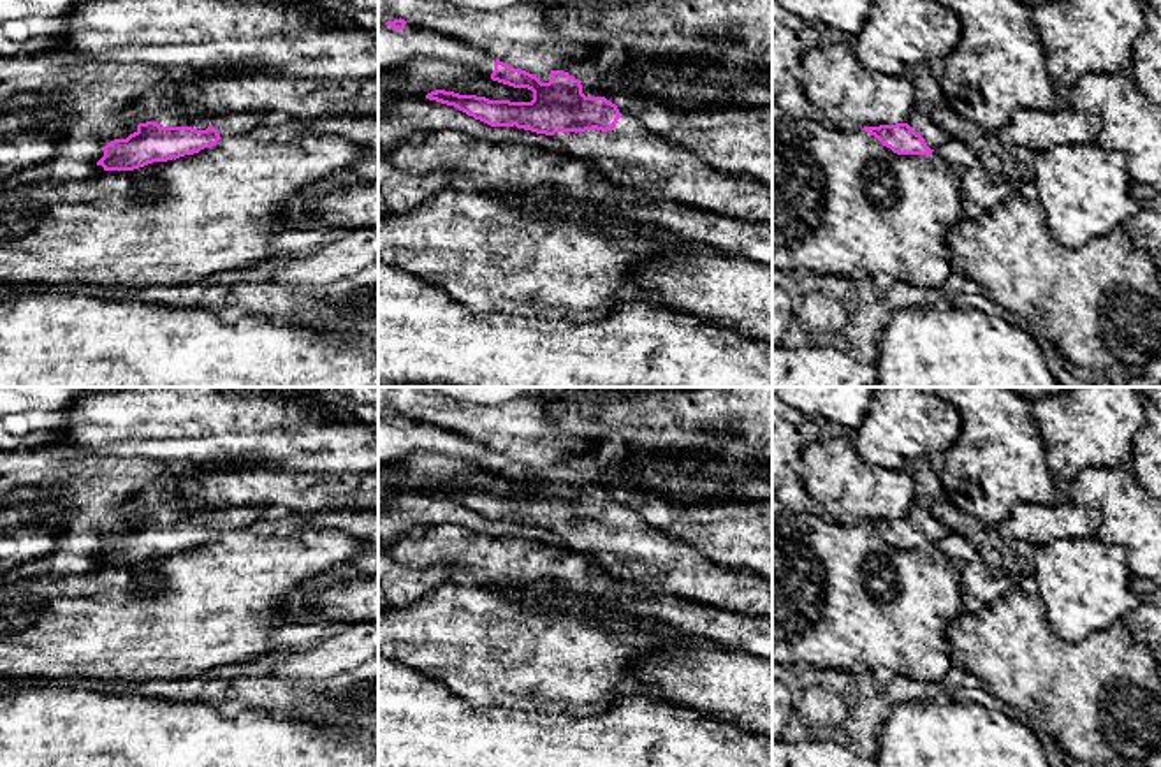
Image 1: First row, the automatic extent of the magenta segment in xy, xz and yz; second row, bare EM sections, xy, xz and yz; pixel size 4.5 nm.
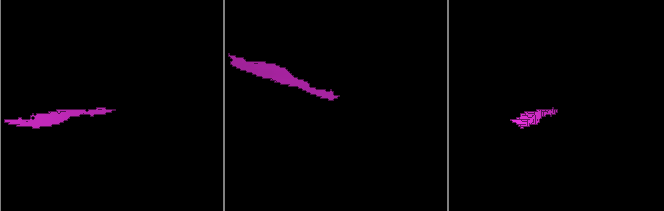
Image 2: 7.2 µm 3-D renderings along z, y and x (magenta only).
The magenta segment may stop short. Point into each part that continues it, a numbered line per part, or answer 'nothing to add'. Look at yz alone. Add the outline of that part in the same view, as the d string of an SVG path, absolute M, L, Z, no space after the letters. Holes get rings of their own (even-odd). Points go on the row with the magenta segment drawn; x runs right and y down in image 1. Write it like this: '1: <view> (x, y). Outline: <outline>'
1: yz (927, 92). Outline: M924 62L906 72L913 84L913 111L908 125L920 134L931 150L945 144L950 135L932 121L932 111L946 104L946 95L939 83L938 65Z

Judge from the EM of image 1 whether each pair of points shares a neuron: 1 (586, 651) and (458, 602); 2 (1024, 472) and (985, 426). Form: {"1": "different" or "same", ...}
{"1": "same", "2": "same"}

